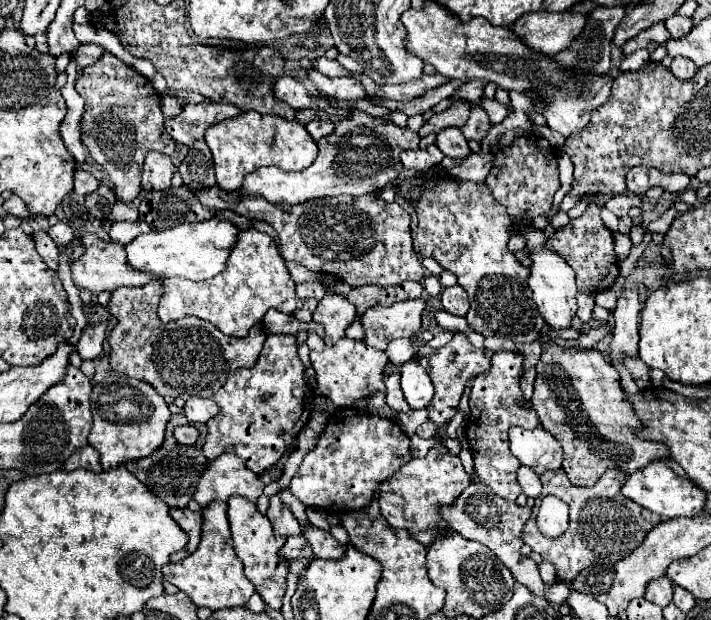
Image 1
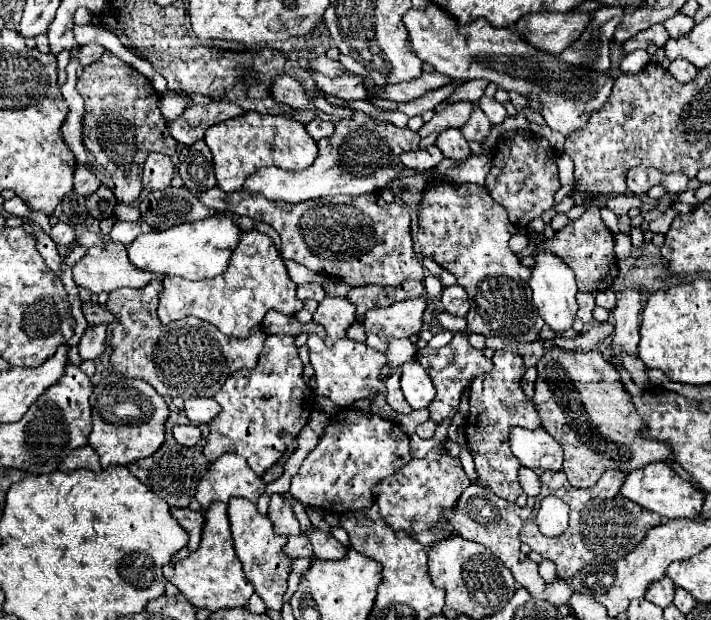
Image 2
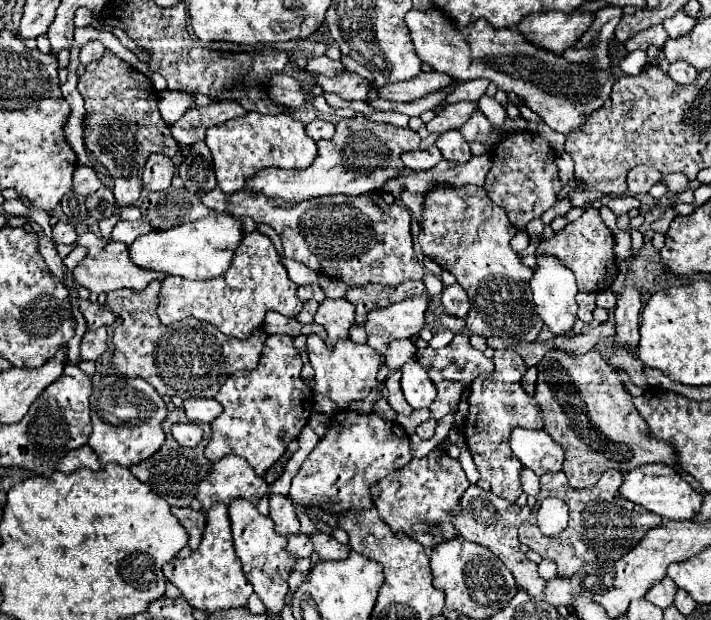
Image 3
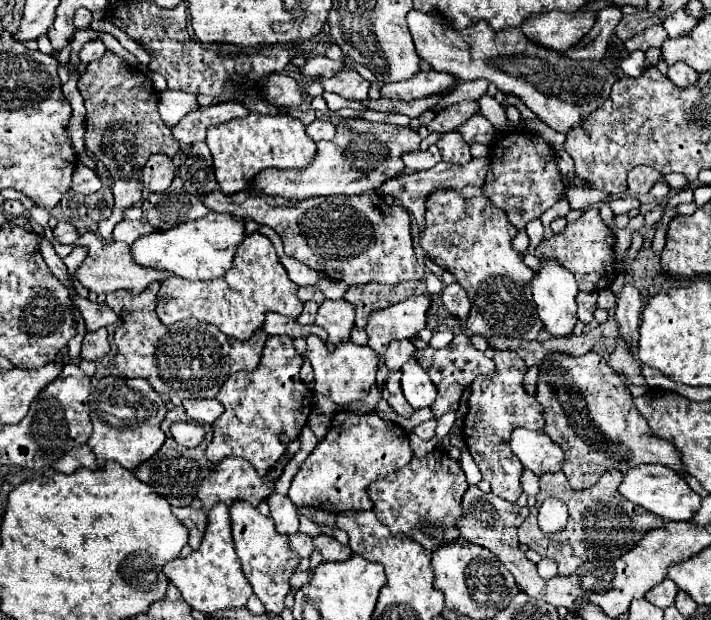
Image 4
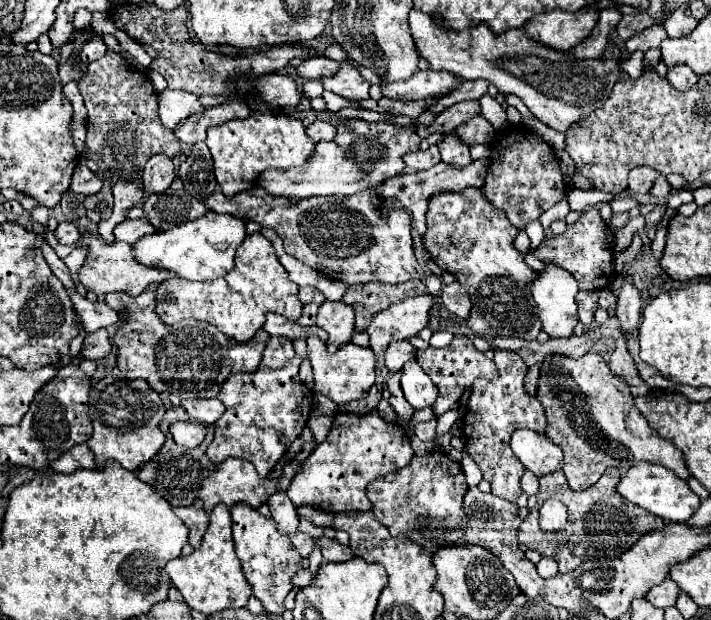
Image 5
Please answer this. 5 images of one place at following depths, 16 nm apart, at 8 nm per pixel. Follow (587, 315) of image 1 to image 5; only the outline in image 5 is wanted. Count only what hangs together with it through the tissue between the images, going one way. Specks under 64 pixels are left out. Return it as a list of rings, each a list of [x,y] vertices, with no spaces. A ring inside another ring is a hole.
[[[578,292],[576,294],[576,304],[578,304],[578,316],[584,326],[590,326],[594,320],[594,312],[598,310],[598,292]]]

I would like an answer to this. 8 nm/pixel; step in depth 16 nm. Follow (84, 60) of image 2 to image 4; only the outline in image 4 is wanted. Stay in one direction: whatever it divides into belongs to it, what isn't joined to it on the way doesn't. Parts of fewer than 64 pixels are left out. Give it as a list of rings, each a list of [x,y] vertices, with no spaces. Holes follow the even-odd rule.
[[[90,40],[80,50],[80,62],[82,64],[90,64],[94,60],[100,60],[104,56],[104,52],[106,52],[106,46],[102,44],[102,40]]]

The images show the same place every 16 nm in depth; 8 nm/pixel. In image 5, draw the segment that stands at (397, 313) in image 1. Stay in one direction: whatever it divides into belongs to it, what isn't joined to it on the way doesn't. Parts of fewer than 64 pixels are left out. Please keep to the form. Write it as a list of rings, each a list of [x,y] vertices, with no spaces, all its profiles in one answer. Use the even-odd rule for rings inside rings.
[[[420,294],[416,298],[400,300],[392,304],[388,310],[378,312],[370,326],[370,348],[376,352],[376,372],[388,372],[384,366],[384,352],[392,340],[404,340],[406,336],[414,336],[428,326],[428,316],[434,306],[432,294]]]

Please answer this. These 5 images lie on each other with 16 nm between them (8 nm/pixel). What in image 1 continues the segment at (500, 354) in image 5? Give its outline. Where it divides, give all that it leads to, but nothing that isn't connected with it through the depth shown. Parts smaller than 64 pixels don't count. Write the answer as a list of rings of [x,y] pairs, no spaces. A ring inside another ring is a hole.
[[[498,350],[492,356],[490,372],[476,376],[470,392],[470,416],[466,424],[466,438],[474,456],[474,464],[478,468],[476,474],[480,482],[490,486],[490,490],[504,500],[516,500],[522,494],[522,488],[516,480],[520,462],[516,460],[516,456],[512,456],[508,448],[508,430],[512,426],[524,426],[524,428],[540,426],[536,410],[532,408],[530,402],[524,402],[524,394],[520,390],[522,374],[524,374],[522,356],[518,352]]]

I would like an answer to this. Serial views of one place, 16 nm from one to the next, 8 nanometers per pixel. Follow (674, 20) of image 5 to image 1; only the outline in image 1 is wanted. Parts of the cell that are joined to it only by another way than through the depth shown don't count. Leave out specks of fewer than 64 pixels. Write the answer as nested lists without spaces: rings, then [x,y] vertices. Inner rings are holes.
[[[674,14],[672,18],[668,18],[668,20],[664,22],[664,26],[666,26],[666,30],[670,32],[670,38],[682,38],[682,36],[686,36],[686,34],[692,30],[694,22],[692,22],[690,18],[686,18],[686,16]]]

